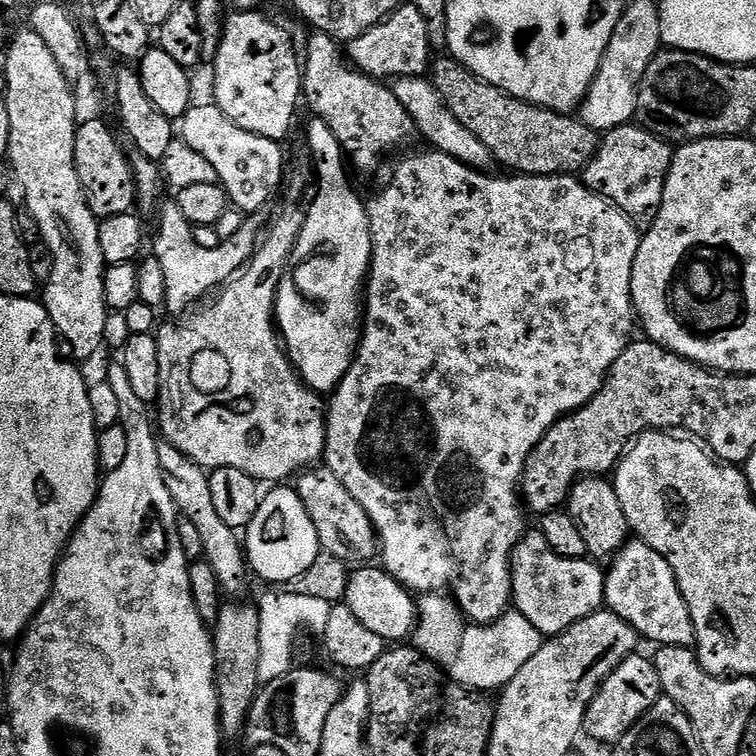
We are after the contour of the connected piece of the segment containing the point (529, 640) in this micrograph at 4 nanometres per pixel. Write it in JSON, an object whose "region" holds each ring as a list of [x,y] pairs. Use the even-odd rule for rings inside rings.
{"region":[[[427,593],[418,600],[418,619],[414,633],[415,647],[428,660],[434,661],[456,684],[481,694],[502,690],[538,654],[545,637],[530,626],[528,619],[515,610],[498,617],[493,624],[473,624],[460,611],[459,604],[451,595]]]}

